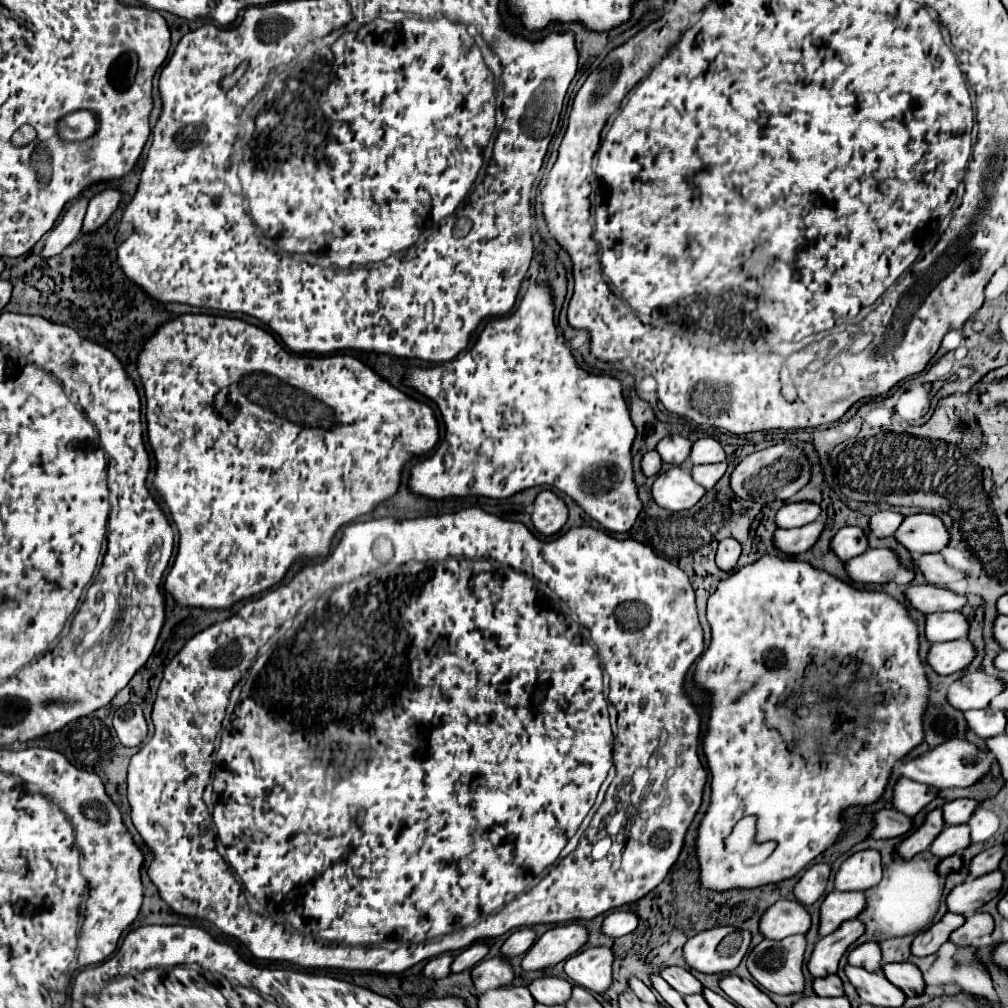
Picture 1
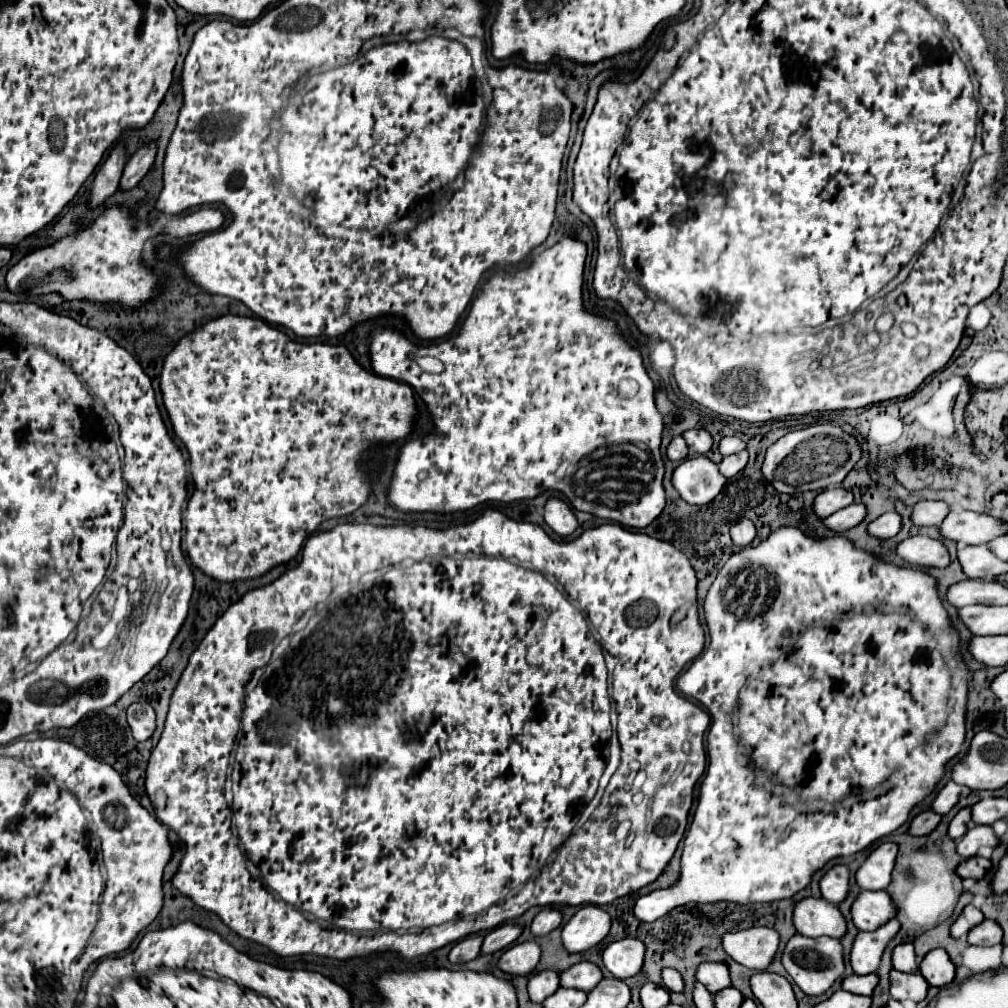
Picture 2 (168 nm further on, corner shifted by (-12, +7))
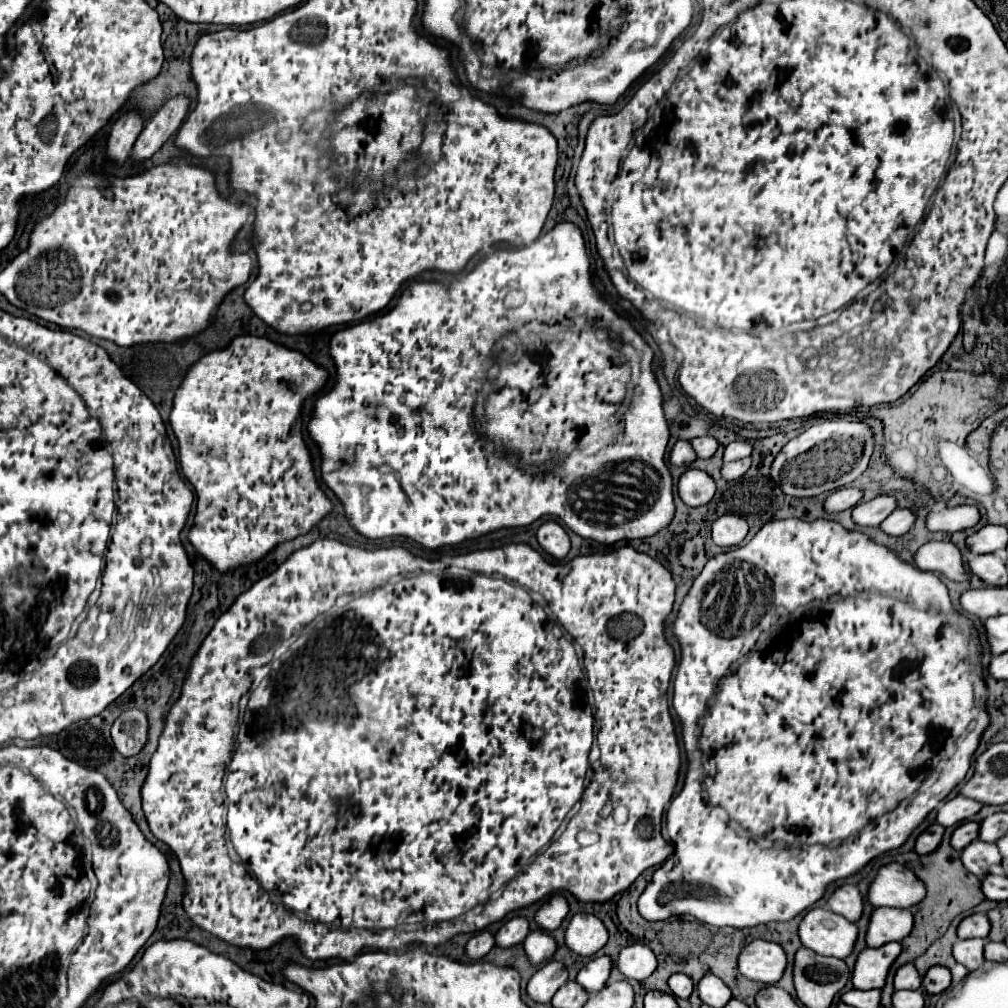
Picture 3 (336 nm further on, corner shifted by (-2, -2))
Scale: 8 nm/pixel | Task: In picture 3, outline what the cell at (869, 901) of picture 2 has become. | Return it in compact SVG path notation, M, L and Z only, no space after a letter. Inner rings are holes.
M877 907L869 929L867 929L867 945L883 947L891 941L903 941L913 929L913 913L907 909L887 909Z

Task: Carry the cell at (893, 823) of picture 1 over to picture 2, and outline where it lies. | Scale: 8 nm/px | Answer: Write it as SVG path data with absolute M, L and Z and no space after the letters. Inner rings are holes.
M925 810L925 812L919 812L913 820L911 820L911 826L909 826L909 834L913 836L925 836L929 834L937 824L939 824L941 816L931 812L931 810Z

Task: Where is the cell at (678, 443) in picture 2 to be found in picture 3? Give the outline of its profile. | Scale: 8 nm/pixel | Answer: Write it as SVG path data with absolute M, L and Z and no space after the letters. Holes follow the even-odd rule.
M677 441L671 451L671 463L673 465L689 465L697 459L695 449L691 447L691 441Z

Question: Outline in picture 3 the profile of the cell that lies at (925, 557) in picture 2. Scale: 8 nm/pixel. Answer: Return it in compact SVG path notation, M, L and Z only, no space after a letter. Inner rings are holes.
M929 541L915 553L915 565L923 571L941 573L951 581L969 581L969 567L951 541Z

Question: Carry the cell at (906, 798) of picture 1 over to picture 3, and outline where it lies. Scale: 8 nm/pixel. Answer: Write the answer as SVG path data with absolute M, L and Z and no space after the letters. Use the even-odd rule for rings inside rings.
M957 795L957 797L941 803L941 807L937 809L937 823L941 823L943 827L957 825L957 823L967 821L973 815L977 815L981 811L981 807L983 807L983 803Z

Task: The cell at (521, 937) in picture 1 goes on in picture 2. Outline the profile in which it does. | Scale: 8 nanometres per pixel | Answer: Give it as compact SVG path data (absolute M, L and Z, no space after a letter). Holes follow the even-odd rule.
M545 908L545 910L541 910L541 912L535 916L535 920L531 922L531 934L533 934L533 936L545 936L545 934L549 934L551 930L555 930L559 924L561 924L561 914L559 914L559 910Z

